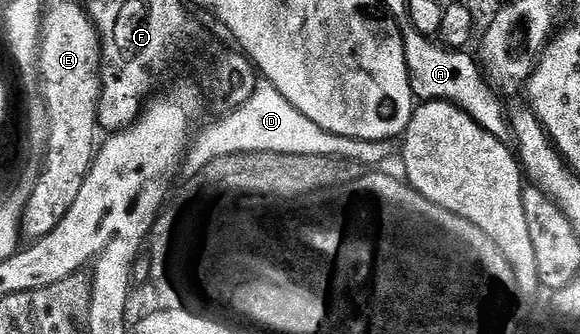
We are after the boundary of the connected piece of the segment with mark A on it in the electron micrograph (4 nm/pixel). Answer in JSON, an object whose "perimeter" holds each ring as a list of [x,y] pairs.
{"perimeter":[[[410,24],[403,25],[402,43],[404,44],[404,60],[408,64],[408,76],[412,84],[415,99],[423,103],[446,101],[462,109],[468,117],[494,136],[496,140],[507,144],[513,143],[514,132],[508,125],[508,110],[502,107],[499,91],[490,84],[479,59],[472,53],[461,54],[458,48],[437,46],[435,39],[428,35],[418,34]]]}

